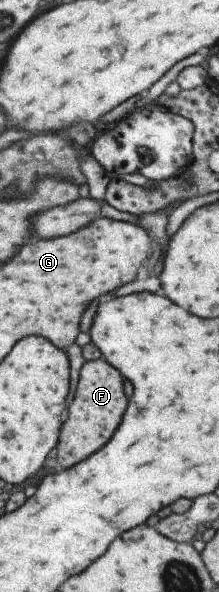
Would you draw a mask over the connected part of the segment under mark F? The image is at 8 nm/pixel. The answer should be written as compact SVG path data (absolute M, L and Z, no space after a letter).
M105 358L85 363L80 374L80 383L74 389L67 422L63 424L61 439L55 448L56 461L62 468L71 468L91 454L99 452L118 431L130 406L130 397L125 394L123 379L122 372Z

